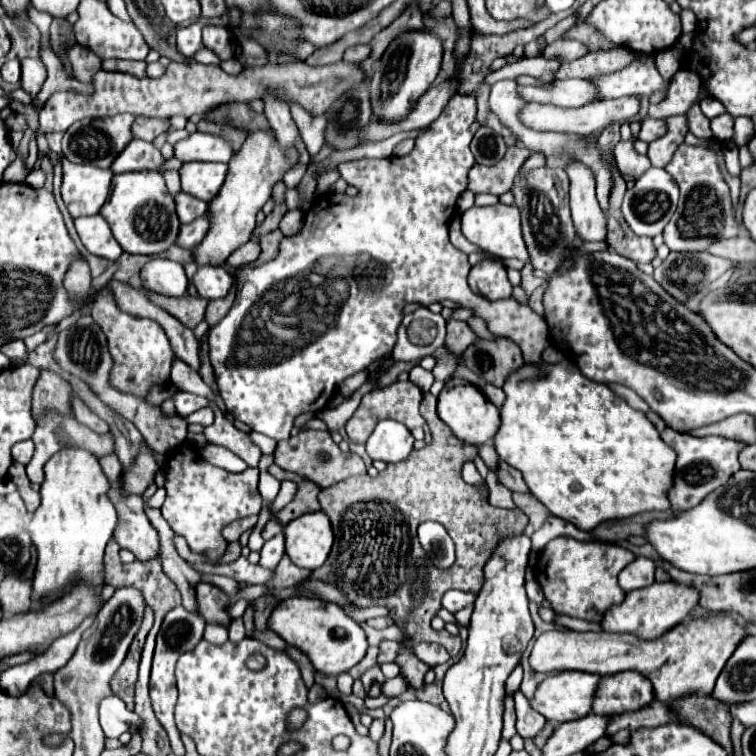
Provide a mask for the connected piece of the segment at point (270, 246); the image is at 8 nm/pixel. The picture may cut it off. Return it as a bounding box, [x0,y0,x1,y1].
[257,229,283,265]

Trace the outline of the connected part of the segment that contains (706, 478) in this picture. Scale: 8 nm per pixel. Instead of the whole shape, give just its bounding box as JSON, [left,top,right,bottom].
[661,429,745,509]

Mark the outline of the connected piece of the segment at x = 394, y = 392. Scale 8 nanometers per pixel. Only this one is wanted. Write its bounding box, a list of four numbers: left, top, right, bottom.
[345,381,425,443]

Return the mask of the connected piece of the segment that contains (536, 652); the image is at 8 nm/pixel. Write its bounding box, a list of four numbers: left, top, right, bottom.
[529,617,745,703]

